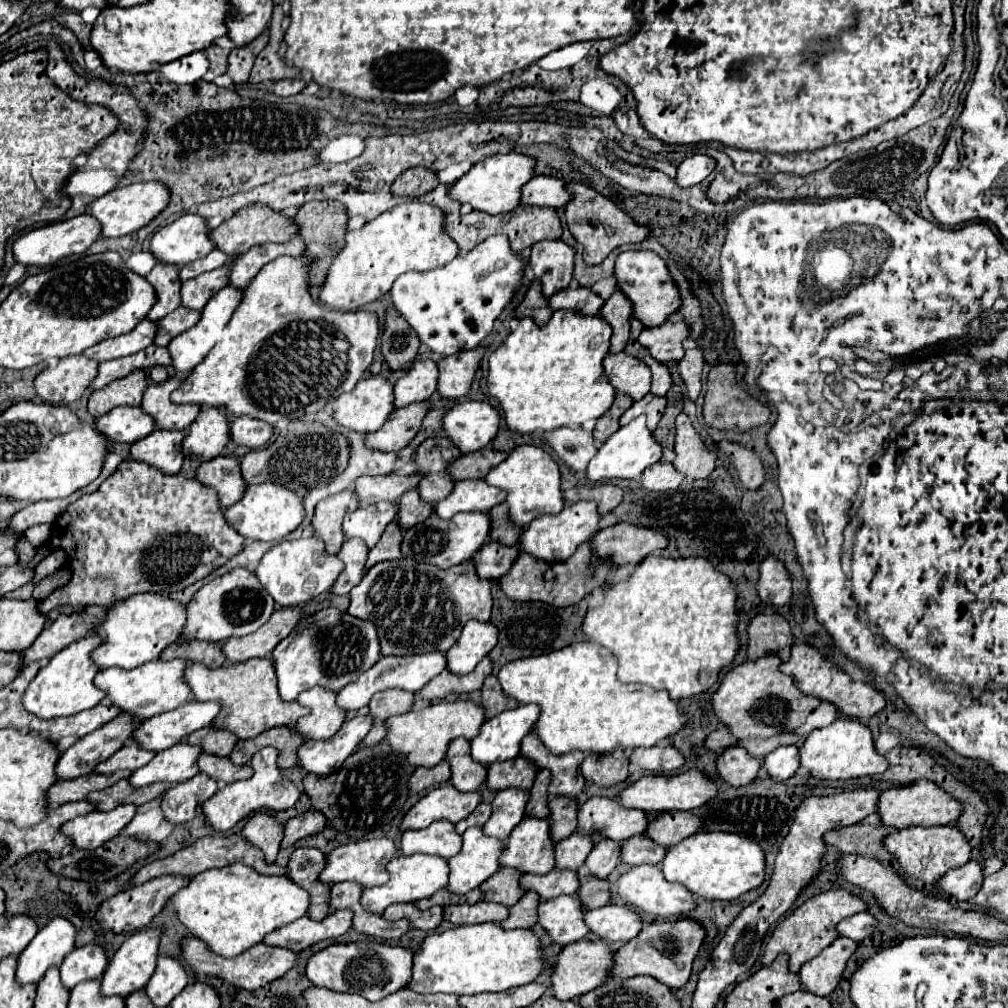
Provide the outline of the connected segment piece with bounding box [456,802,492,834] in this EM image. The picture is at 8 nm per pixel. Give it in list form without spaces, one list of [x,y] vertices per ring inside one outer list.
[[[482,802],[468,818],[464,818],[464,820],[460,820],[456,824],[456,832],[458,834],[464,834],[464,830],[470,828],[470,826],[484,826],[490,816],[492,816],[492,806],[486,804],[486,802]]]

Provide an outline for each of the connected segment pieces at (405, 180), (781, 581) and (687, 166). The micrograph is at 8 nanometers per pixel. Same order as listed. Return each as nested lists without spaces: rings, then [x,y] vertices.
[[[416,166],[396,178],[396,182],[392,184],[392,194],[398,198],[418,198],[418,196],[430,192],[432,188],[436,188],[438,184],[440,182],[438,182],[436,172]]]
[[[770,556],[760,564],[760,580],[756,590],[762,602],[770,602],[774,606],[782,606],[790,600],[792,578],[778,558]]]
[[[694,154],[690,158],[686,158],[680,166],[678,166],[678,174],[676,174],[676,182],[682,188],[690,188],[700,184],[716,166],[716,160],[708,154]]]

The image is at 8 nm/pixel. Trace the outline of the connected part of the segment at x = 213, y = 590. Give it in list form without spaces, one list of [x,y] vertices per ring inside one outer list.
[[[236,568],[202,586],[188,604],[188,622],[182,638],[224,642],[230,636],[246,636],[264,626],[274,612],[274,598],[260,586],[256,574],[248,568]]]

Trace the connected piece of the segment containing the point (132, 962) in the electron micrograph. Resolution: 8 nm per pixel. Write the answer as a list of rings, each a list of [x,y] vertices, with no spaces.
[[[144,928],[140,932],[134,932],[114,954],[112,962],[108,964],[104,976],[102,976],[102,994],[104,996],[122,996],[126,998],[128,994],[144,988],[148,980],[152,978],[156,970],[156,958],[158,958],[158,944],[164,928]]]

